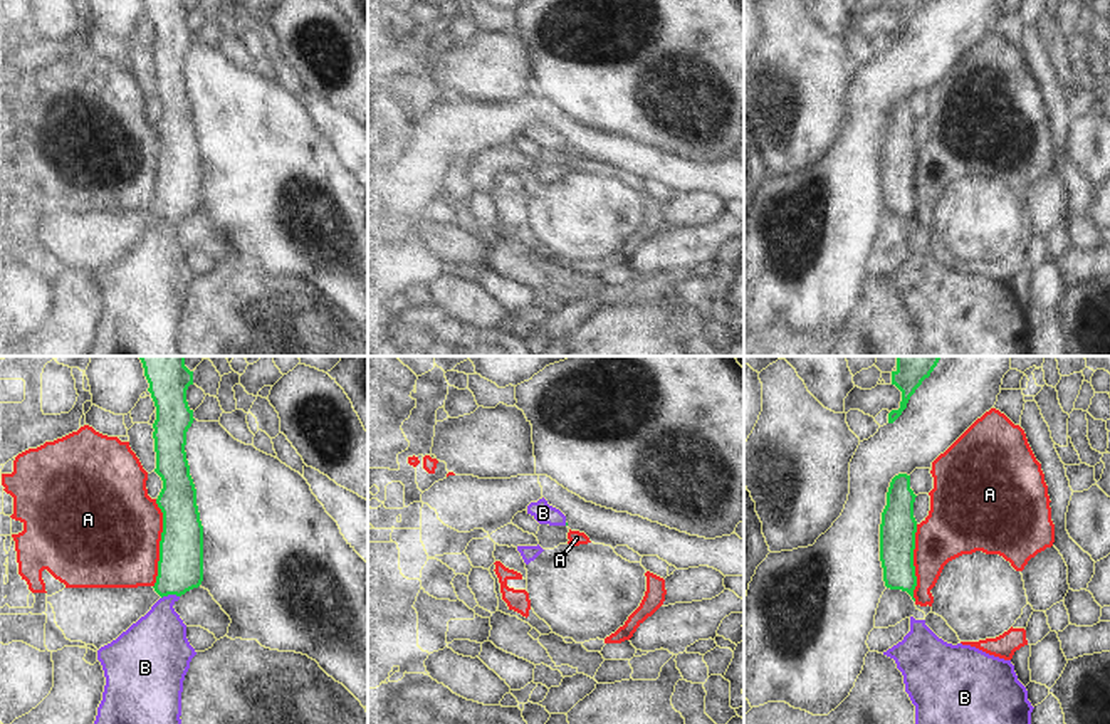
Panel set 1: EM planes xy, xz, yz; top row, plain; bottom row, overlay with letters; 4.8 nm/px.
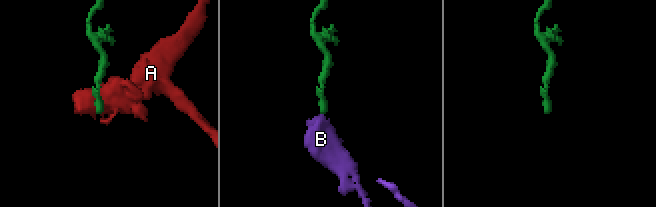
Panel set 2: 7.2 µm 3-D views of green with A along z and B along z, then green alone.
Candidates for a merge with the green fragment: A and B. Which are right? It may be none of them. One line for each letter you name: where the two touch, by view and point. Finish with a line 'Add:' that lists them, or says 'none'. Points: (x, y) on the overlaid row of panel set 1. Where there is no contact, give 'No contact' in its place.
B: Touches green at xy (170, 593)
Add: B.

